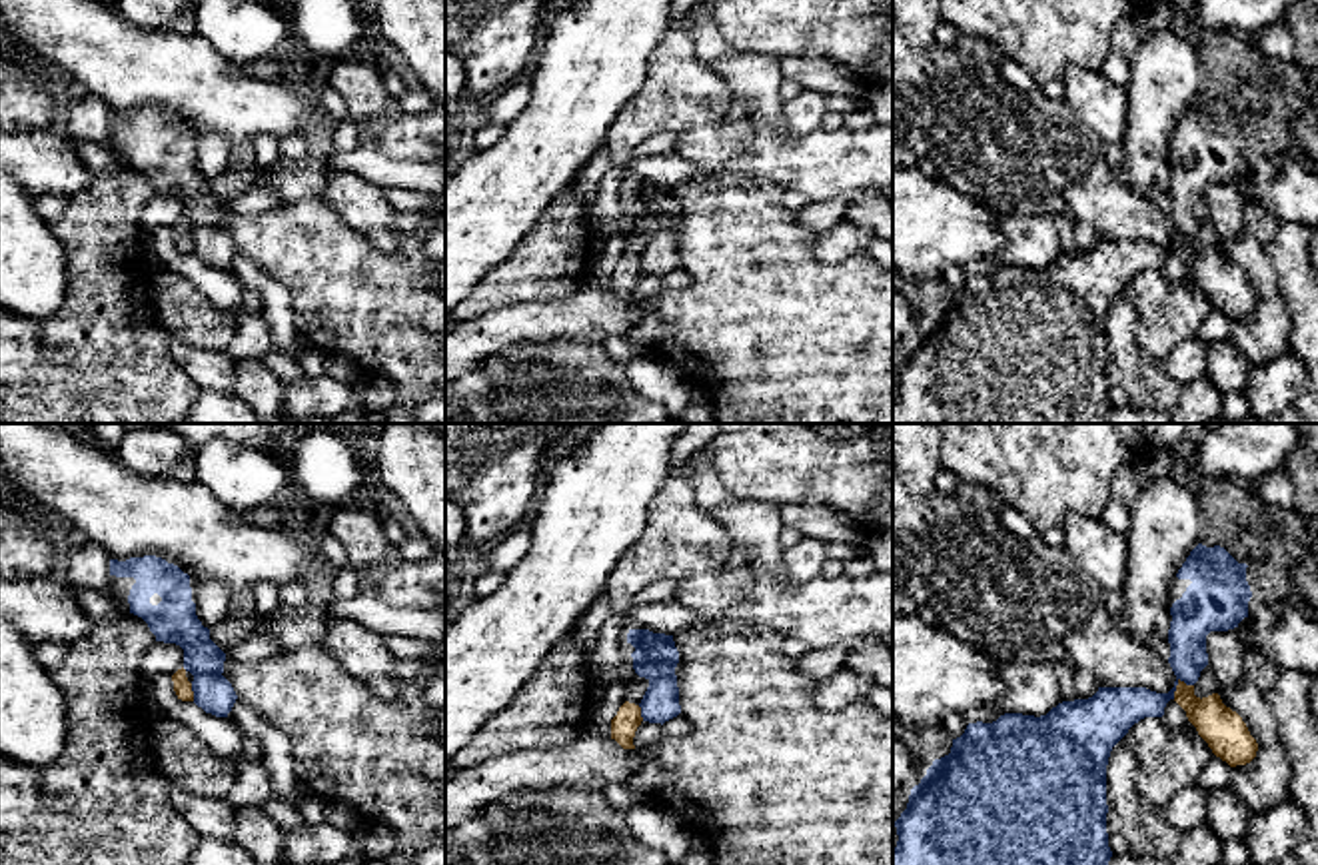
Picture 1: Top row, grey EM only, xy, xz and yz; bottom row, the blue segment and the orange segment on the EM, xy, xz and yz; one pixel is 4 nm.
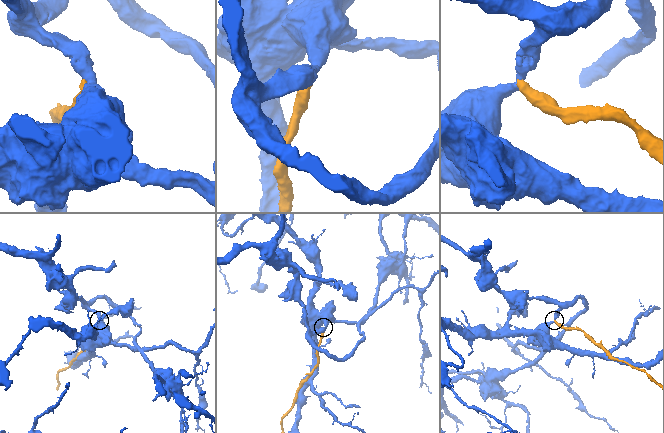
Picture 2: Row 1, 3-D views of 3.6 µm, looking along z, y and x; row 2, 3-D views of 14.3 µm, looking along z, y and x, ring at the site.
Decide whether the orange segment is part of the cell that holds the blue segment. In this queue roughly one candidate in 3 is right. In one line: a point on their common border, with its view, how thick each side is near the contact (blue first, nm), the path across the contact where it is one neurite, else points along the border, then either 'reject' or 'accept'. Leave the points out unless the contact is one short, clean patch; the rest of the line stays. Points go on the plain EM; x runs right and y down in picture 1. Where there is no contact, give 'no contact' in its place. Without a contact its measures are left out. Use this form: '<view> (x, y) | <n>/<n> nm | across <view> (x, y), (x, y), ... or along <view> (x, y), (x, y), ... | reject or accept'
yz (1177, 236) | 170/170 nm | reject

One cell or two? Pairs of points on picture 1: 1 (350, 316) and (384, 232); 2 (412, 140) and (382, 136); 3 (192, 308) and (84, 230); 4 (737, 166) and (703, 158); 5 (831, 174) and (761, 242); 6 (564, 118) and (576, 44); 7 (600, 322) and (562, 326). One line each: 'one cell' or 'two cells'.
1: two cells
2: one cell
3: two cells
4: two cells
5: two cells
6: one cell
7: one cell

